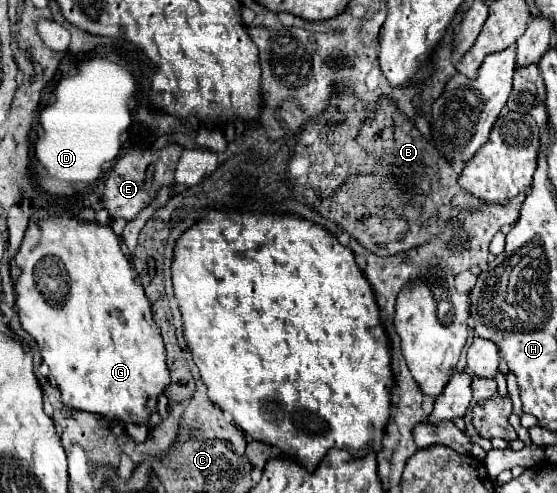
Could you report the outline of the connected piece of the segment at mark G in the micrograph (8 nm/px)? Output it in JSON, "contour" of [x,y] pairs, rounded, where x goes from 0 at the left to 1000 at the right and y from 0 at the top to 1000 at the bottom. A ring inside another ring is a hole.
{"contour":[[[149,422],[140,434],[124,434],[122,446],[115,440],[88,440],[75,446],[83,438],[79,426],[61,426],[61,446],[54,446],[47,479],[39,487],[36,511],[29,519],[32,540],[39,544],[36,564],[29,568],[29,617],[32,617],[32,641],[36,641],[36,657],[39,665],[65,690],[65,698],[72,702],[72,718],[79,726],[79,734],[90,746],[90,759],[97,763],[97,771],[104,775],[104,787],[111,795],[111,815],[133,832],[144,836],[165,836],[183,844],[194,856],[215,852],[223,860],[230,856],[244,856],[244,860],[266,860],[269,840],[276,836],[276,819],[284,815],[284,807],[294,799],[302,775],[305,775],[305,755],[298,742],[298,710],[294,710],[294,690],[287,682],[287,665],[276,657],[273,637],[269,637],[269,613],[259,596],[255,584],[255,568],[251,556],[244,552],[244,544],[233,540],[230,523],[223,519],[223,511],[215,511],[215,491],[205,479],[205,471],[197,467],[197,458],[180,458],[172,450],[172,434],[163,422]]]}

